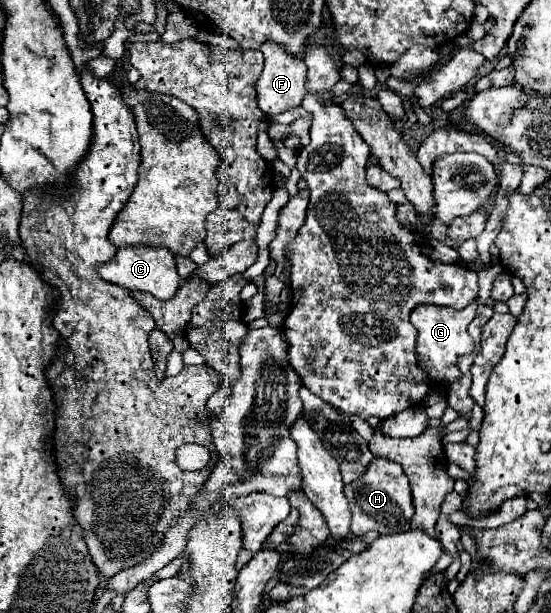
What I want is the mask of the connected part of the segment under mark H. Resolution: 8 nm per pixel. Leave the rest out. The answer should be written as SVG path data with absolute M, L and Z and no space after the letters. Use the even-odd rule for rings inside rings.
M373 458L357 480L345 486L345 496L351 504L351 530L361 536L363 532L377 530L379 534L397 534L409 530L411 516L413 516L413 502L407 476L399 464L393 464L385 458Z

